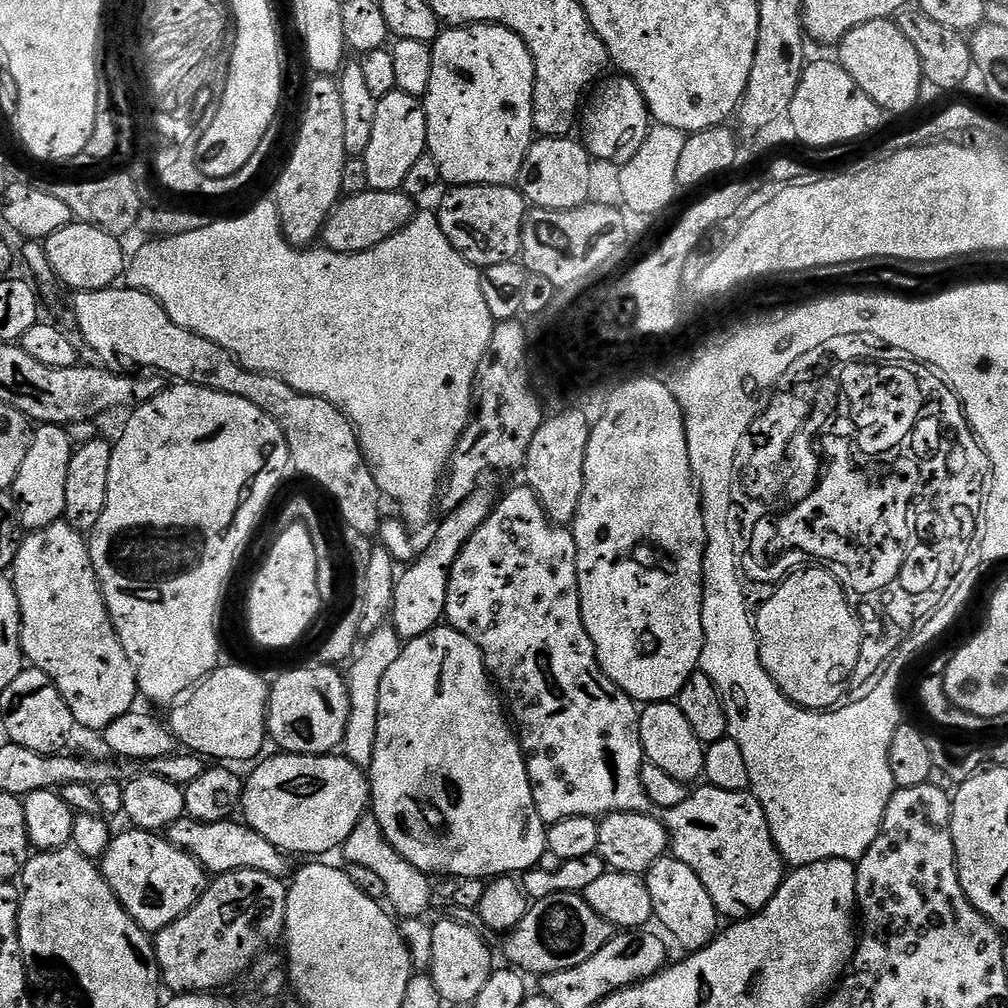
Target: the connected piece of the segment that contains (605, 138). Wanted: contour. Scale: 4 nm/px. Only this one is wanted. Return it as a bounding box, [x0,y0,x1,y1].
[580,74,649,162]

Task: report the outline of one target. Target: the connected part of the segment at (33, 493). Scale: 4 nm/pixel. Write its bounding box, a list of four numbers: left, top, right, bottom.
[10,424,74,530]

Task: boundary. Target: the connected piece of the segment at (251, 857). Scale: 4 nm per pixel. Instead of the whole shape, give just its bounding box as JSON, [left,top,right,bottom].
[166,815,289,877]

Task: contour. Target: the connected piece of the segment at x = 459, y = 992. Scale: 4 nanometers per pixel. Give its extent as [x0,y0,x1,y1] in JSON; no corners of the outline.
[430,920,494,1005]

